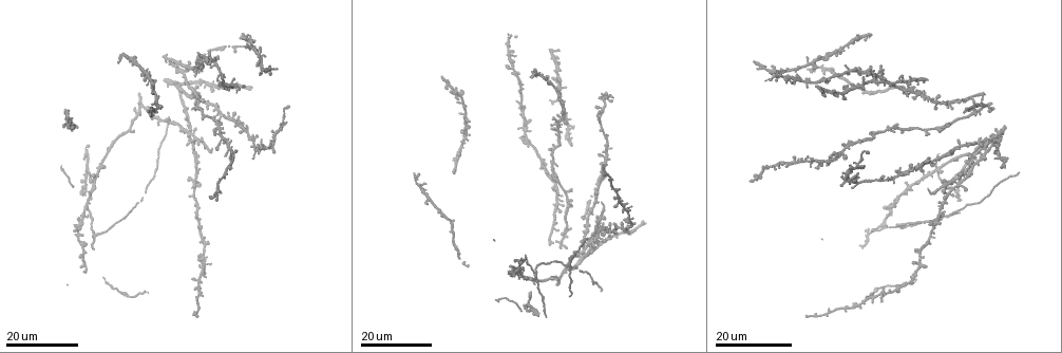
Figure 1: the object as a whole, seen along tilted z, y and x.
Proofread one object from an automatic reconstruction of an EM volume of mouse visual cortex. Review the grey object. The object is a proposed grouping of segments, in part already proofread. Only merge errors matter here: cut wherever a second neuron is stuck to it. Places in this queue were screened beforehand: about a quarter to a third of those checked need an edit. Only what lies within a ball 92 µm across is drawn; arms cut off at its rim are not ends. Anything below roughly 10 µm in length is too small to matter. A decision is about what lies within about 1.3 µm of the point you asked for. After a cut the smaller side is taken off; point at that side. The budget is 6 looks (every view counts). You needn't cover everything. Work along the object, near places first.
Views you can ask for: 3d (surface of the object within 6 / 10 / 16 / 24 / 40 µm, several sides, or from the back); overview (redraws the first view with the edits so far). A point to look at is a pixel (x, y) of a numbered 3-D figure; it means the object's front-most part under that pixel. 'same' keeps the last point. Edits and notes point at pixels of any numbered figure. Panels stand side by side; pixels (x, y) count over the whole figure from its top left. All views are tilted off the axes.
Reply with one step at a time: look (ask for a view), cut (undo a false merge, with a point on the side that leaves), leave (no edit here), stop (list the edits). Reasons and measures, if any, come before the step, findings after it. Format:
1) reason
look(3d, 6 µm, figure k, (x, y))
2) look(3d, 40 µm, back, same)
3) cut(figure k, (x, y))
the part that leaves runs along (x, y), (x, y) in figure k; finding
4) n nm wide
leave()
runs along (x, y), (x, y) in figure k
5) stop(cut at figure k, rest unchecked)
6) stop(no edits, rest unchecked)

two arms in line, one across
look(3d, 16 µm, figure 1, (856, 168))

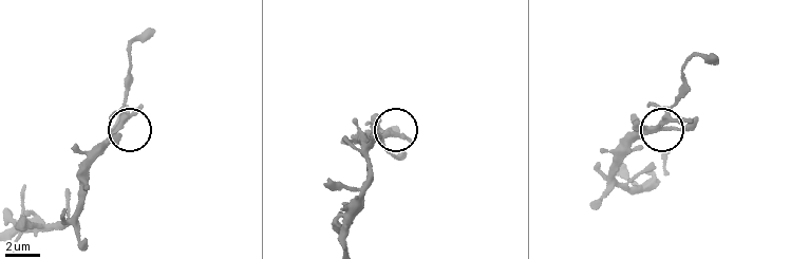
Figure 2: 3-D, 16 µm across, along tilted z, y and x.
look(3d, 6 µm, figure 2, (659, 122))

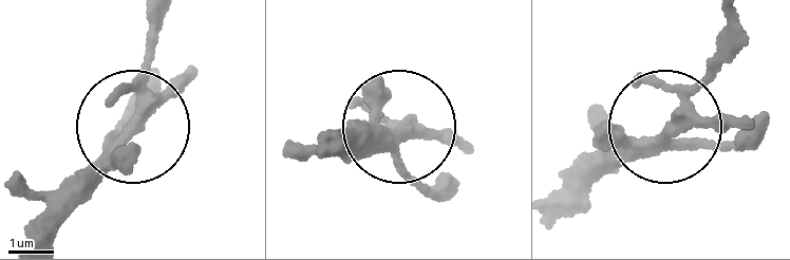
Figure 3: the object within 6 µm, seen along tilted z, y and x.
250 nm wide
leave()
runs along (564, 199), (661, 132), (716, 49) in figure 3; all the same neuron

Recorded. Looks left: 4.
two arms in line, one across
look(3d, 16 µm, figure 1, (96, 234))

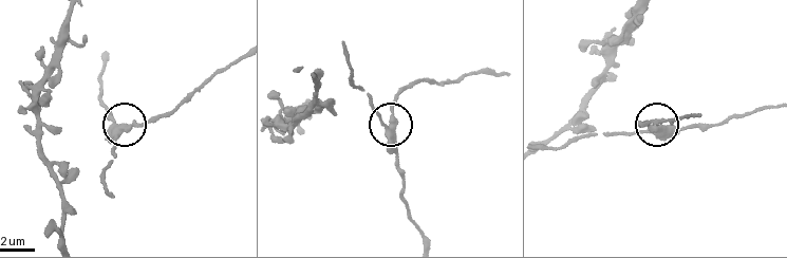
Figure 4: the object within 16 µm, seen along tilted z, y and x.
look(3d, 6 µm, figure 4, (395, 122))

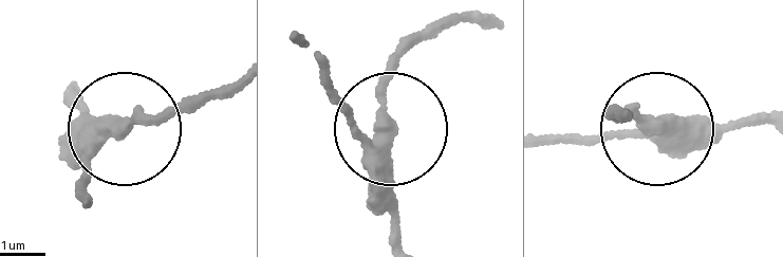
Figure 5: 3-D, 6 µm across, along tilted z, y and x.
300 nm wide
leave()
runs along (305, 48), (335, 105), (377, 131), (409, 42) in figure 5; continuous, no second neuron

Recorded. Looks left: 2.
look(3d, 24 µm, figure 1, (518, 268))

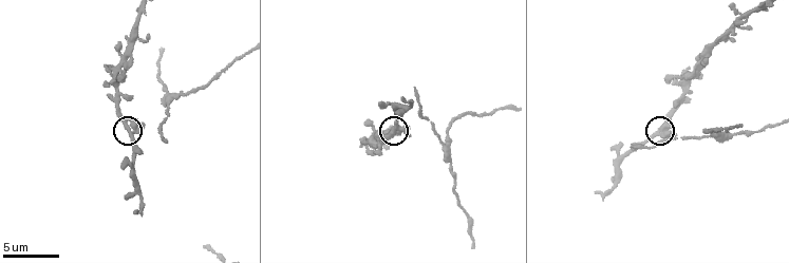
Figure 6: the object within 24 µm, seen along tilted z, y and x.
look(3d, 6 µm, figure 6, (398, 128))

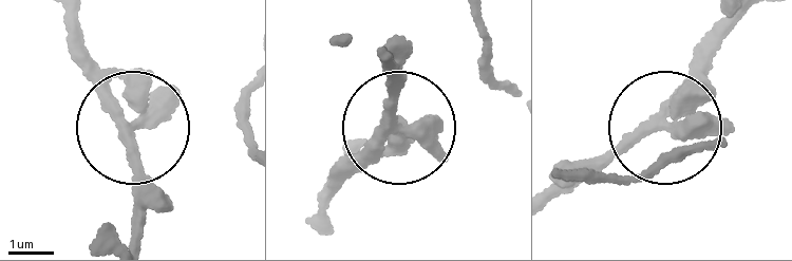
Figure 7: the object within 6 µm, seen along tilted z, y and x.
410 nm wide
leave()
runs along (78, 23), (136, 134), (138, 234) in figure 7; one neuron here

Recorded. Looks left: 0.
stop(no edits, rest unchecked)

